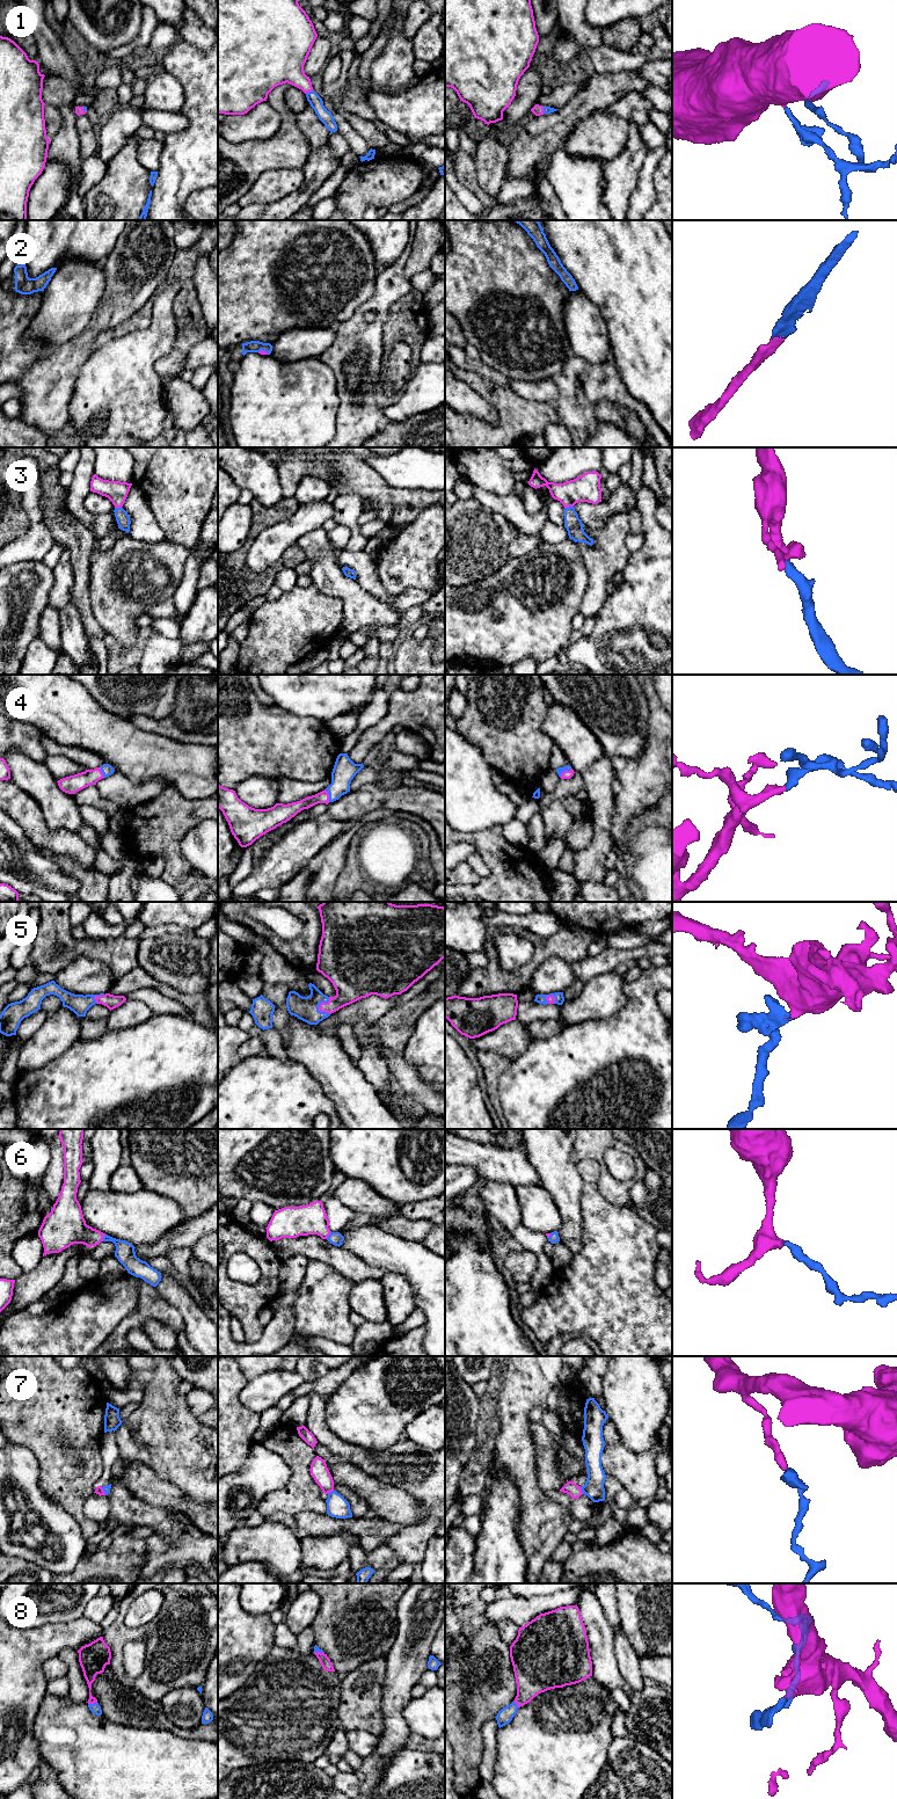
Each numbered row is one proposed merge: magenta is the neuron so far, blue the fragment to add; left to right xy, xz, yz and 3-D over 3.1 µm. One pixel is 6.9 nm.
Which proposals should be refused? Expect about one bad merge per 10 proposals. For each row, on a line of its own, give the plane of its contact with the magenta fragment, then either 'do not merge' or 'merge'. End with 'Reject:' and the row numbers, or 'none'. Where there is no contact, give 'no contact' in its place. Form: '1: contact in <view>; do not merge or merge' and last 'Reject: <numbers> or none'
1: contact in xz; merge
2: contact in xz; merge
3: contact in yz; merge
4: contact in yz; merge
5: contact in xz; merge
6: contact in xz; merge
7: contact in yz; merge
8: contact in xy; merge
Reject: none

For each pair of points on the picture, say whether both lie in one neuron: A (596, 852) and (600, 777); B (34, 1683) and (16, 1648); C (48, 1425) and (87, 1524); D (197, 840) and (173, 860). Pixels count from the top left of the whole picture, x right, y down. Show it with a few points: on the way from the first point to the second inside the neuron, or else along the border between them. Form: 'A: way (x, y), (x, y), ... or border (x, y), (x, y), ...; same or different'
A: way (602, 834), (602, 795); same
B: way (26, 1675), (16, 1666), (16, 1657); same
C: way (59, 1449), (70, 1463), (72, 1500); same
D: border (191, 827), (181, 839), (181, 854), (194, 869); different

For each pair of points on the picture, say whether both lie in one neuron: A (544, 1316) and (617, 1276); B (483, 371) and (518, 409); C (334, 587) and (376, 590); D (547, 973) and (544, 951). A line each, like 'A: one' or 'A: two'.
A: one
B: two
C: two
D: two

